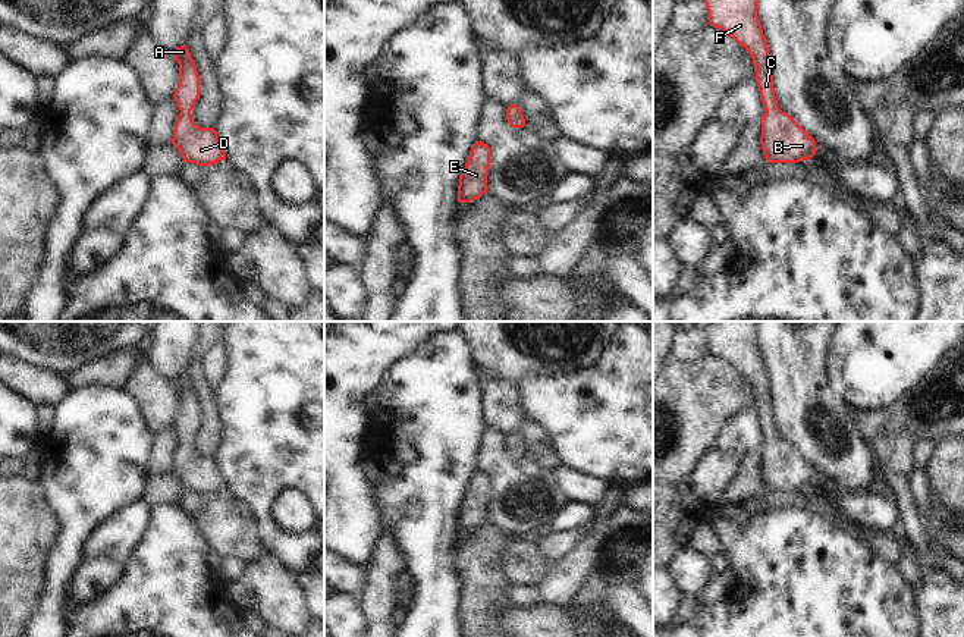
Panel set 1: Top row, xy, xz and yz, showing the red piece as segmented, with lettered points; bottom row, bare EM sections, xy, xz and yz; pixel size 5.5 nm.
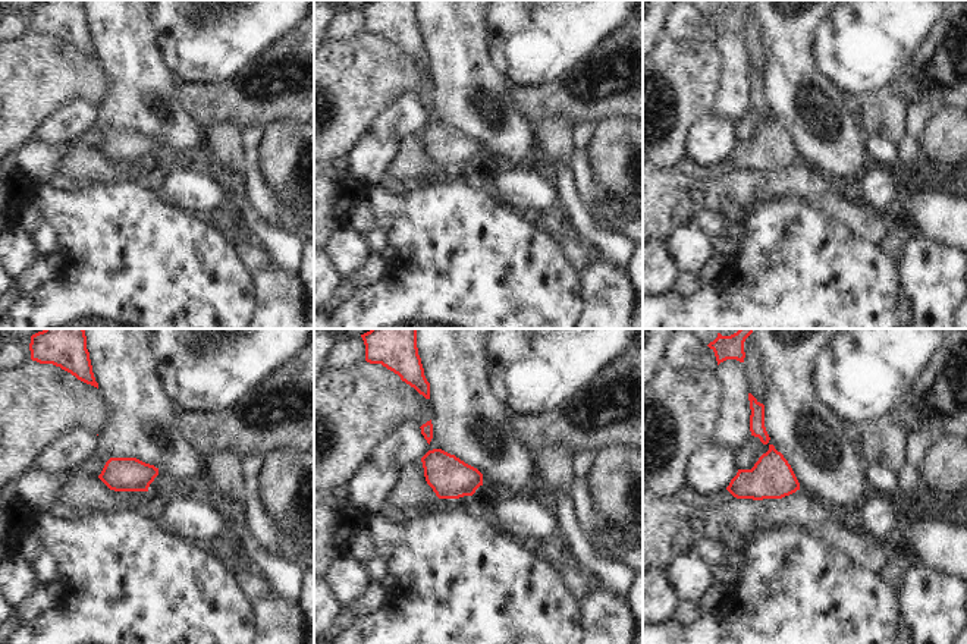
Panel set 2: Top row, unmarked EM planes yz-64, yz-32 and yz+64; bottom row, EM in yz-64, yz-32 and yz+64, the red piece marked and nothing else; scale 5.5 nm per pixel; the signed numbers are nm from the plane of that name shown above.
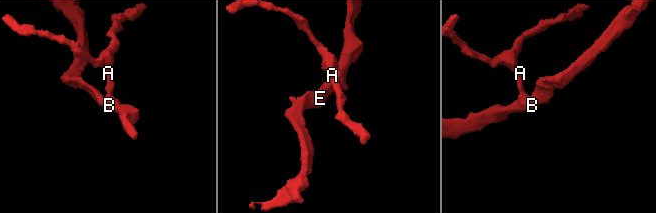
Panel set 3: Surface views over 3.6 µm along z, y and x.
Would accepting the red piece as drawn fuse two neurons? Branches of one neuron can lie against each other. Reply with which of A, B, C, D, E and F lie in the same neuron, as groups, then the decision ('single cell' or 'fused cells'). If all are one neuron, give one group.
A B C D E F; single cell

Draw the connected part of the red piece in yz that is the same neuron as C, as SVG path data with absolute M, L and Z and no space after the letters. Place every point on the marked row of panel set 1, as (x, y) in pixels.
M704 0L709 23L732 37L753 59L760 100L766 113L762 116L760 144L769 163L798 163L810 160L817 151L816 141L788 113L782 112L773 88L769 46L757 16L757 0Z

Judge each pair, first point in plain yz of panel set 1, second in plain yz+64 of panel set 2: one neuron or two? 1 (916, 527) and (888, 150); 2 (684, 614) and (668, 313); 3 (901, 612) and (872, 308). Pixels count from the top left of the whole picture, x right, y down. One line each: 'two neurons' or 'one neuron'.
1: one neuron
2: two neurons
3: one neuron

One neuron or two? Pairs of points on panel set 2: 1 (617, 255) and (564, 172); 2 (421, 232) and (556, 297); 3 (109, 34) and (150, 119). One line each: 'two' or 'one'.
1: one
2: one
3: one

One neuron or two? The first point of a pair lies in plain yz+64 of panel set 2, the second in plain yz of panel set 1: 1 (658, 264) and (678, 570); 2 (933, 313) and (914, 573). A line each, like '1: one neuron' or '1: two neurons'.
1: two neurons
2: two neurons

